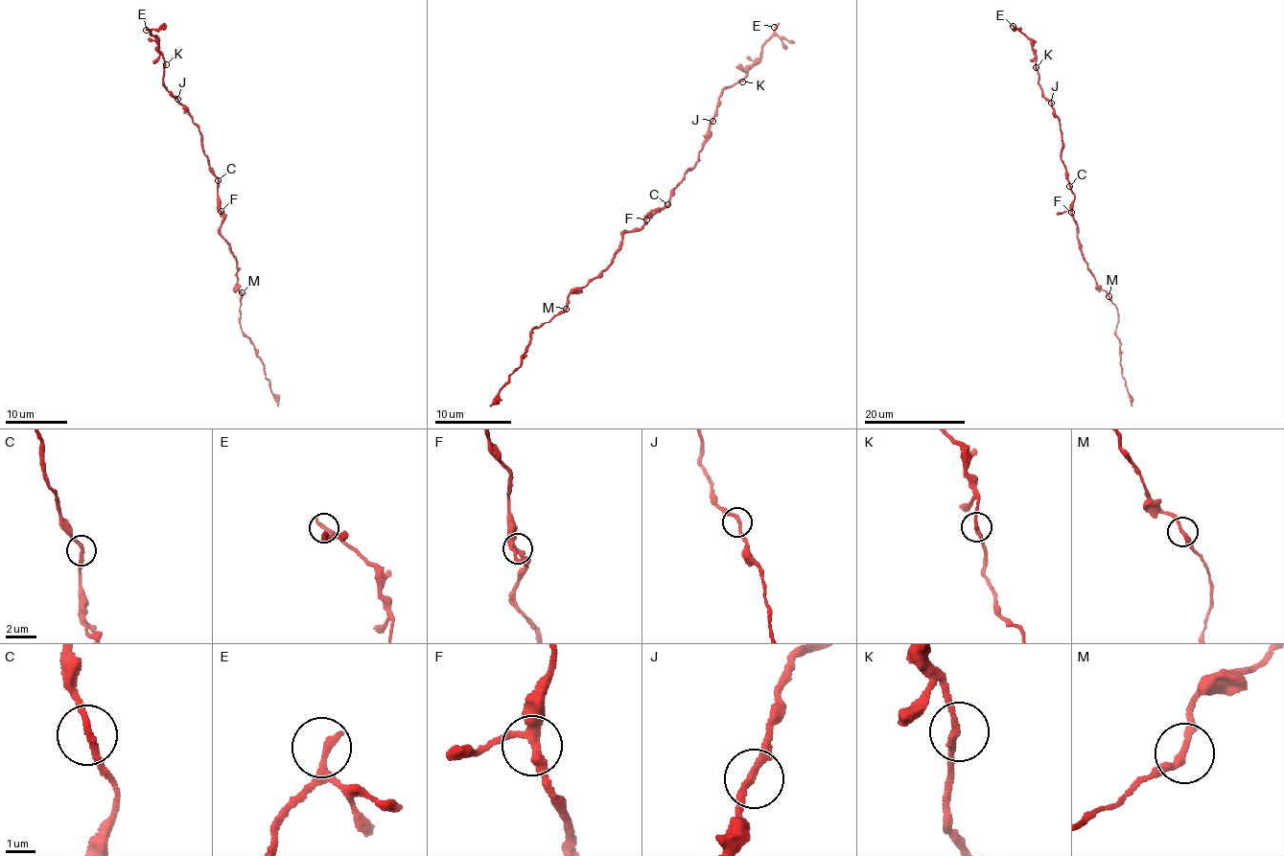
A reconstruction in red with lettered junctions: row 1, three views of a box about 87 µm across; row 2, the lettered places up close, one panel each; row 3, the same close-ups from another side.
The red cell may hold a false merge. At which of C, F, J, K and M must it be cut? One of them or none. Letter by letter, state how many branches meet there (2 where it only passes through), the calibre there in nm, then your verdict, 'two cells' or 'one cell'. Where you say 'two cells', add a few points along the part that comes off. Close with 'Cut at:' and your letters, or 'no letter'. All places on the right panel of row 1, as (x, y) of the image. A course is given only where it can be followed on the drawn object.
C: 2 branches meet; 220 nm thick; one cell
F: 3 branches meet; 300 nm thick; one cell
J: 2 branches meet; 200 nm thick; one cell
K: 2 branches meet; 200 nm thick; one cell
M: 2 branches meet; 240 nm thick; one cell
Cut at: no letter

